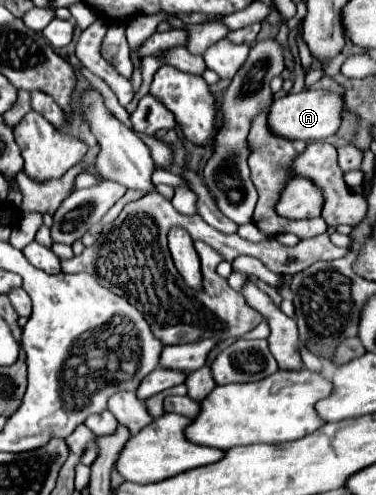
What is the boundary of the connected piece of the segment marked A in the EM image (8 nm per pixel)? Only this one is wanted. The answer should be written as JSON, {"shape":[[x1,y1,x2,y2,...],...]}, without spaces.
{"shape":[[309,89,301,91,297,95,289,93,285,97,277,97,269,111,269,127,275,135,285,139,301,139,301,141,321,141,337,133,341,125,341,113,343,113,343,97,339,93,327,91,327,89]]}

